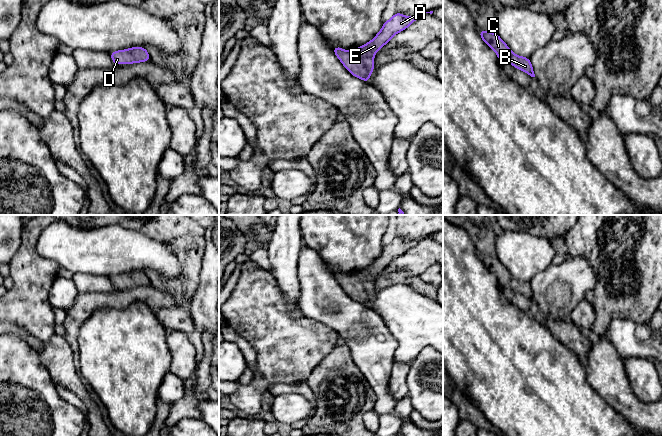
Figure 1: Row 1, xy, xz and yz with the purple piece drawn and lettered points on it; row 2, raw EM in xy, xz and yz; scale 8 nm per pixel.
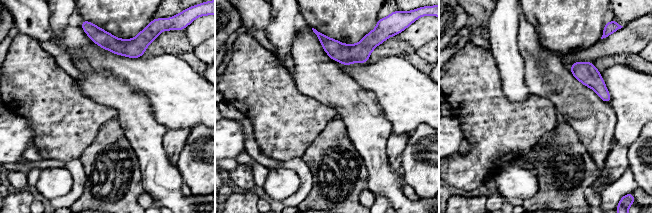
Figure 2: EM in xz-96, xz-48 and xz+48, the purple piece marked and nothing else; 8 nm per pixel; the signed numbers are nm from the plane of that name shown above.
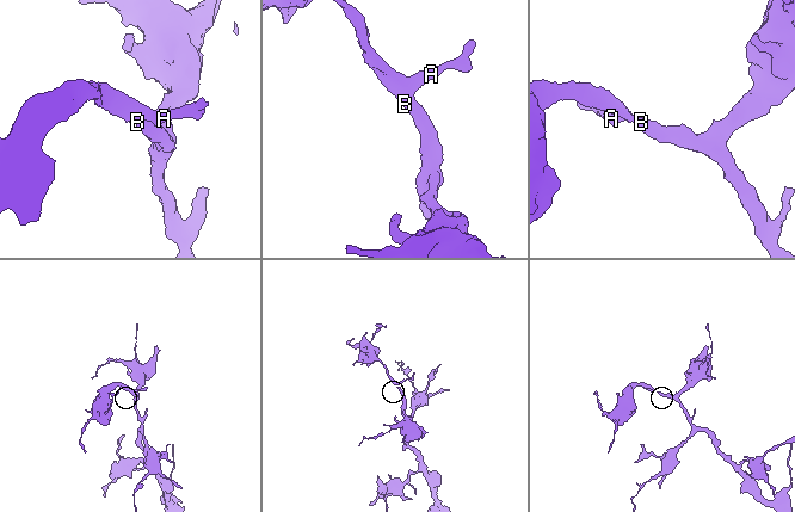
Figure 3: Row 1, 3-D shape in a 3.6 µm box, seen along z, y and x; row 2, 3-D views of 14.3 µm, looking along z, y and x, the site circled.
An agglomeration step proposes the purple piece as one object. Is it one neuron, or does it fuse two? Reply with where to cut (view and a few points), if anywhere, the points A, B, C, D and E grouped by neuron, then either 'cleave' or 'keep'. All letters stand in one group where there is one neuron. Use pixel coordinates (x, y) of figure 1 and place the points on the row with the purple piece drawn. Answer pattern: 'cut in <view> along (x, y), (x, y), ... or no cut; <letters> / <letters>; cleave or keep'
no cut; A B C D E; keep

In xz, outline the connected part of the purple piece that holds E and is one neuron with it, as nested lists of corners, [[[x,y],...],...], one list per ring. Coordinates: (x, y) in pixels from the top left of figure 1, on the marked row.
[[[396,12],[390,20],[384,22],[380,32],[367,44],[357,49],[352,49],[349,52],[338,46],[333,47],[332,50],[352,75],[369,83],[369,75],[375,67],[373,61],[374,54],[395,34],[405,30],[422,15],[405,17],[403,14]]]

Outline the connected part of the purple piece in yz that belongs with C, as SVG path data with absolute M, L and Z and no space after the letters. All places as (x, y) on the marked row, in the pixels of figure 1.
M484 30L478 31L478 33L483 41L496 52L502 65L510 62L515 68L535 77L530 59L513 54L497 33Z

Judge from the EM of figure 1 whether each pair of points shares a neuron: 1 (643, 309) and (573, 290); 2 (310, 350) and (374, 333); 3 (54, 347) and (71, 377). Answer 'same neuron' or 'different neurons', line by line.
1: different neurons
2: different neurons
3: same neuron

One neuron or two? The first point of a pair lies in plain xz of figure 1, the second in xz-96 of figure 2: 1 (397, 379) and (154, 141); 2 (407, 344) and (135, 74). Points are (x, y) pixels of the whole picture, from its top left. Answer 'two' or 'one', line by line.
1: two
2: one

